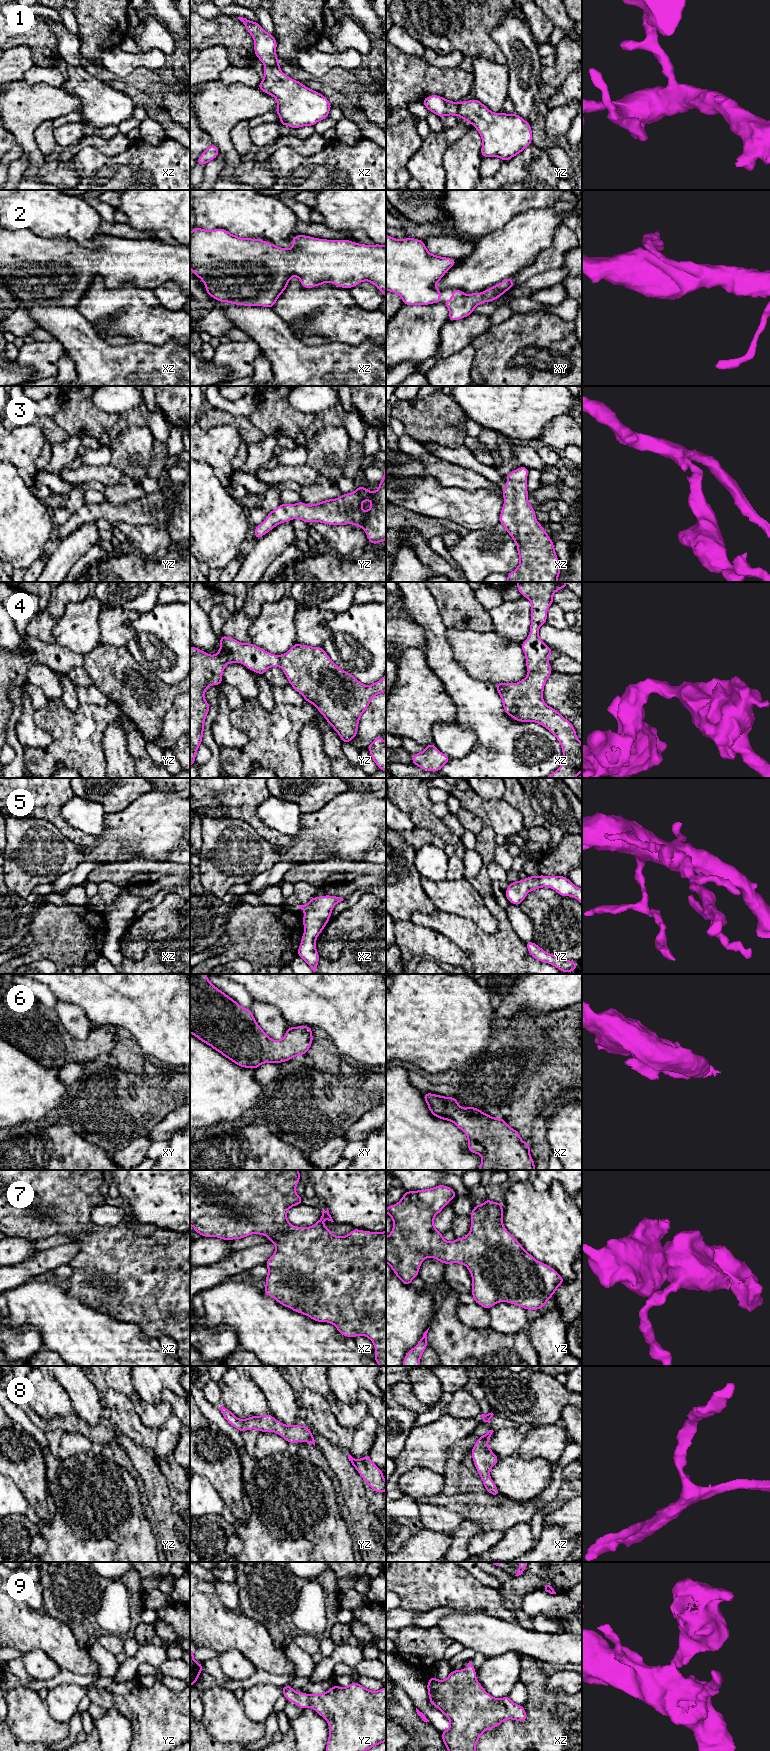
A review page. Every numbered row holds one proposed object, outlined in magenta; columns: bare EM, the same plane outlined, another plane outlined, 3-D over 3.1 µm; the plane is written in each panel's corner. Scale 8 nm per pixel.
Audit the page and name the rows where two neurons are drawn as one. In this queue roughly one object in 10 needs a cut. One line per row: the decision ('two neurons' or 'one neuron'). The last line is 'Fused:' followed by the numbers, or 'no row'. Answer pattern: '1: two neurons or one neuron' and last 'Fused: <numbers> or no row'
1: one neuron
2: one neuron
3: one neuron
4: one neuron
5: one neuron
6: one neuron
7: one neuron
8: one neuron
9: one neuron
Fused: no row

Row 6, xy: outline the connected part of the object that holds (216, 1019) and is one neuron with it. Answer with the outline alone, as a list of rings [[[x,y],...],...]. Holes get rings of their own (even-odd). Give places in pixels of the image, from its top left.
[[[190,974],[190,1033],[236,1065],[250,1069],[256,1069],[265,1063],[283,1063],[298,1055],[306,1055],[314,1039],[312,1028],[305,1025],[288,1026],[282,1039],[271,1039],[256,1022],[252,1011],[241,1007],[235,1000],[211,984],[206,974]]]

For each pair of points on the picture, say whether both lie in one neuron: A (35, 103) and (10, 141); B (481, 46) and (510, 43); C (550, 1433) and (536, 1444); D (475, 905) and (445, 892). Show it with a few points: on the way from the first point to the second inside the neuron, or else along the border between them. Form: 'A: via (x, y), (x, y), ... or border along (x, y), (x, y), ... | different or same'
A: border along (10, 132), (17, 142) | different
B: border along (502, 21), (493, 31), (492, 40), (506, 63) | different
C: via (547, 1436), (539, 1442) | same
D: via (468, 903), (459, 897), (452, 896) | same

